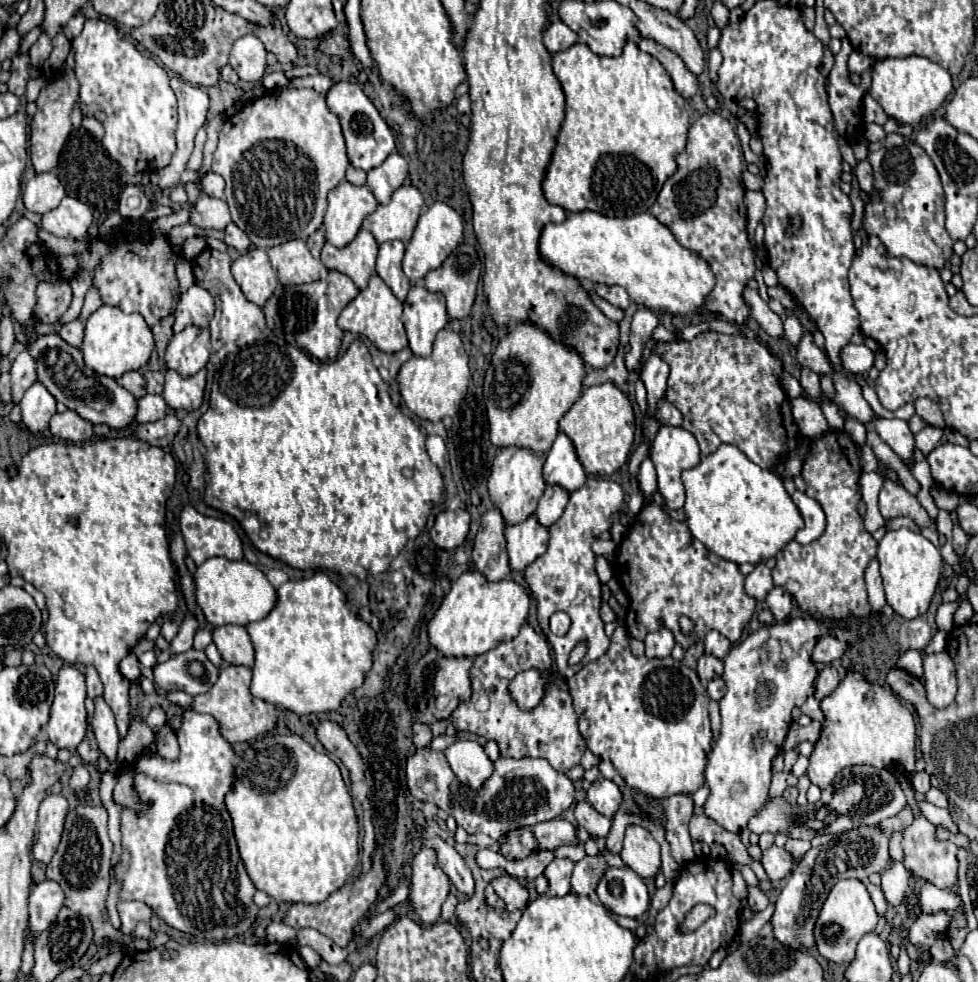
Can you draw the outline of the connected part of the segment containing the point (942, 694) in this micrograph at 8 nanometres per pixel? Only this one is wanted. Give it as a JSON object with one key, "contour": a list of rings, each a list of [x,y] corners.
{"contour":[[[948,652],[924,656],[924,686],[928,702],[936,708],[946,708],[956,696],[956,670]]]}

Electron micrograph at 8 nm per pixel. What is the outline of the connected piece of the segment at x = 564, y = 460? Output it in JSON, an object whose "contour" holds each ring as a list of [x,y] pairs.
{"contour":[[[558,434],[552,450],[546,454],[542,476],[546,484],[562,486],[566,492],[574,492],[584,486],[586,472],[578,462],[576,450],[566,434]]]}

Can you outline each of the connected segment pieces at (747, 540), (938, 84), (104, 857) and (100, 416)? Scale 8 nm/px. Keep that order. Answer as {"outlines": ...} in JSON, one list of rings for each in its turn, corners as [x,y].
{"outlines":[[[[720,444],[716,452],[704,456],[698,466],[682,472],[686,488],[686,526],[716,556],[734,564],[760,564],[776,556],[786,542],[804,526],[800,510],[784,490],[782,480],[756,466],[732,444]]],[[[906,56],[906,58],[884,58],[874,64],[870,94],[884,108],[884,112],[904,124],[918,124],[922,118],[930,116],[952,92],[950,74],[940,68],[936,62],[924,56]]],[[[78,804],[74,810],[70,810],[64,822],[62,842],[46,868],[46,878],[62,886],[66,894],[66,906],[90,918],[94,926],[94,940],[98,944],[122,938],[122,932],[114,930],[106,916],[106,896],[110,886],[108,872],[110,872],[110,856],[112,856],[112,842],[108,838],[106,820],[108,814],[104,806]]],[[[46,334],[34,338],[28,344],[28,352],[32,352],[32,358],[36,360],[38,382],[42,382],[58,402],[64,402],[70,410],[76,410],[92,424],[108,424],[116,430],[132,426],[136,414],[136,398],[126,388],[118,386],[114,378],[100,376],[86,368],[80,348],[70,346],[58,334]]]]}

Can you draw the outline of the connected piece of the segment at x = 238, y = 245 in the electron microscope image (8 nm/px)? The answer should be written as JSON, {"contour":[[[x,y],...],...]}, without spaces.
{"contour":[[[230,222],[228,226],[226,226],[226,244],[228,246],[232,246],[232,248],[236,248],[236,250],[248,250],[248,246],[250,246],[250,240],[248,240],[248,236],[234,224],[234,222]]]}

